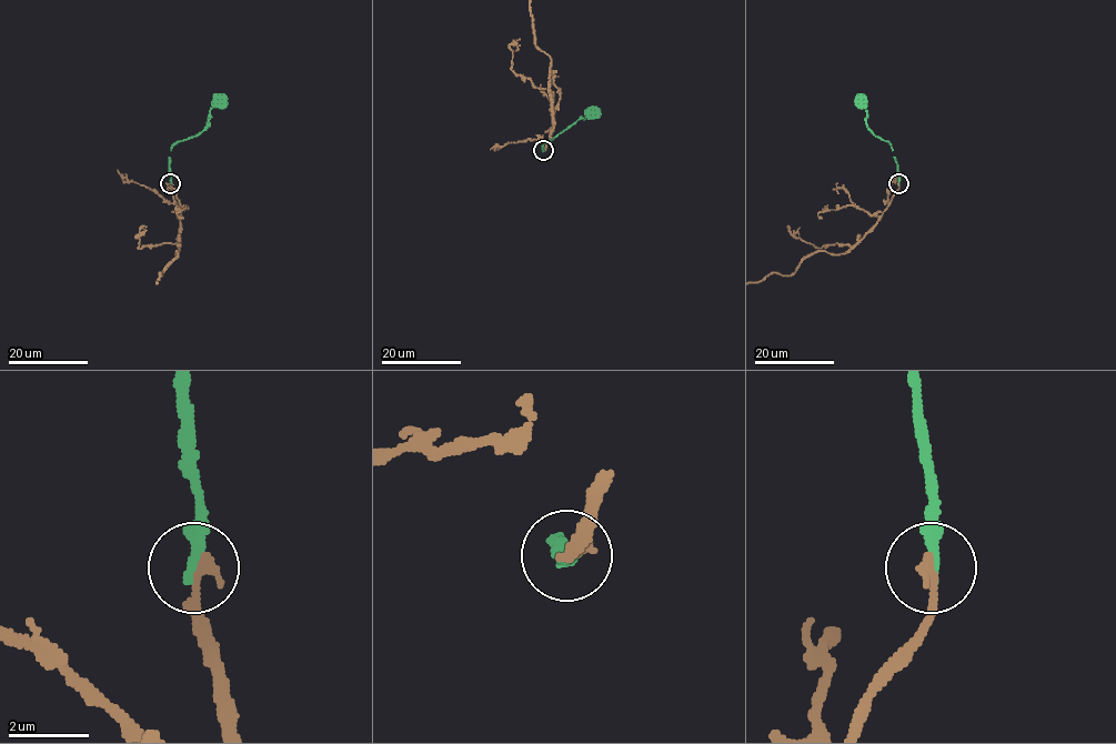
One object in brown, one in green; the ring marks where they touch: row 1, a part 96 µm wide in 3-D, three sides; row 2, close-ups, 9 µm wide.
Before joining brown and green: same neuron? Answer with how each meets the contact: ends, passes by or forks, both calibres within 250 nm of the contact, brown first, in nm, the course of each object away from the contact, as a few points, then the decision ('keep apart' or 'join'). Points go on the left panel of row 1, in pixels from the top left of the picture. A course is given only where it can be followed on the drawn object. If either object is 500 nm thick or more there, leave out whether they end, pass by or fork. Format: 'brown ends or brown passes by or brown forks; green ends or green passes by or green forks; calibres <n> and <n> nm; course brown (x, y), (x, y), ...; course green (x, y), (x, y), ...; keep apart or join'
brown ends; green ends; calibres 240 and 240 nm; course green (170, 183), (170, 149), (197, 136), (207, 126), (209, 111), (220, 100); join

